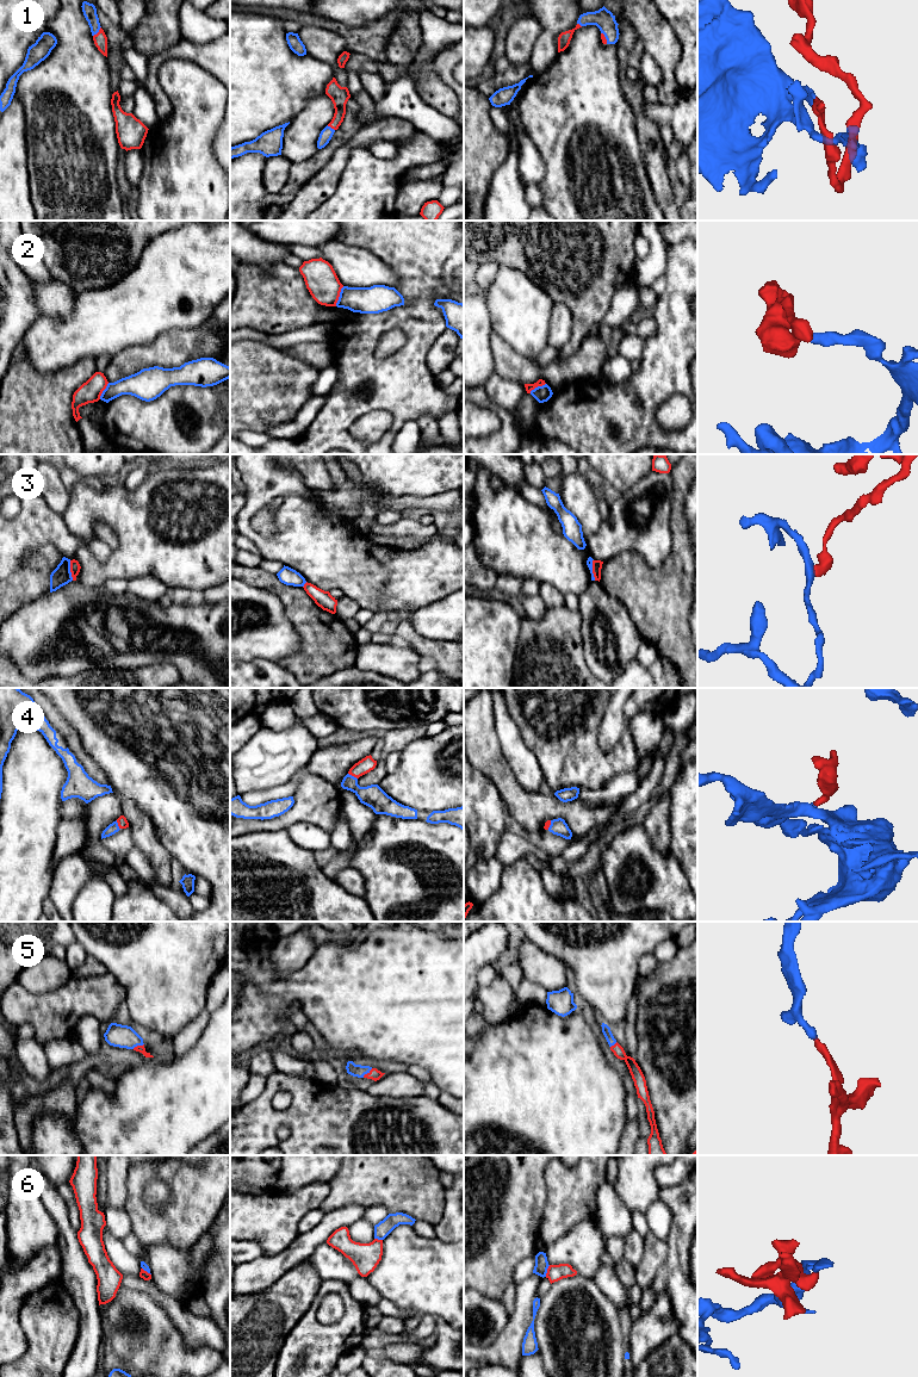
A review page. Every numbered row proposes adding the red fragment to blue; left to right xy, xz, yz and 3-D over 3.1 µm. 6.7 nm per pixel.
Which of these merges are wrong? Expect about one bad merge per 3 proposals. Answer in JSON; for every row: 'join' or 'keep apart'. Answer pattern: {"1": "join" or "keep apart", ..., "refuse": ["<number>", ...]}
{"1": "join", "2": "keep apart", "3": "keep apart", "4": "join", "5": "join", "6": "keep apart", "refuse": ["2", "3", "6"]}

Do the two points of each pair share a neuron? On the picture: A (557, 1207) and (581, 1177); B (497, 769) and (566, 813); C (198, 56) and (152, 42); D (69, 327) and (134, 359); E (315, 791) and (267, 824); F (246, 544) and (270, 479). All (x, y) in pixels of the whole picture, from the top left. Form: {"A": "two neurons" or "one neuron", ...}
{"A": "one neuron", "B": "one neuron", "C": "two neurons", "D": "two neurons", "E": "one neuron", "F": "two neurons"}

